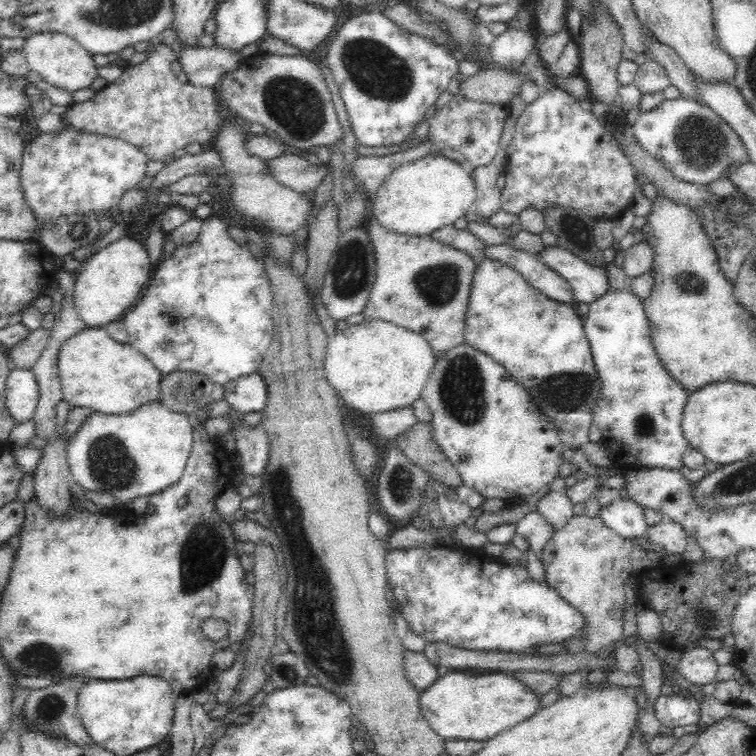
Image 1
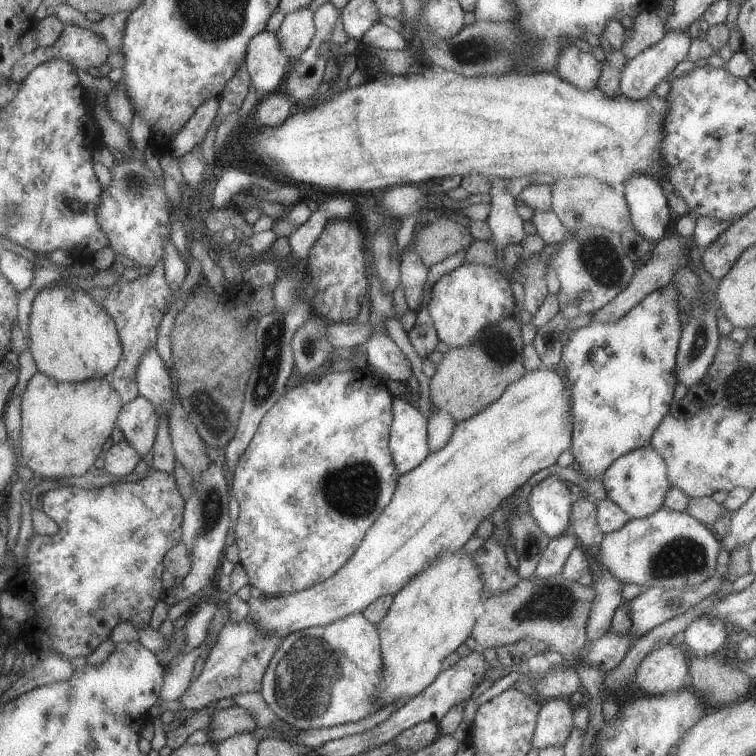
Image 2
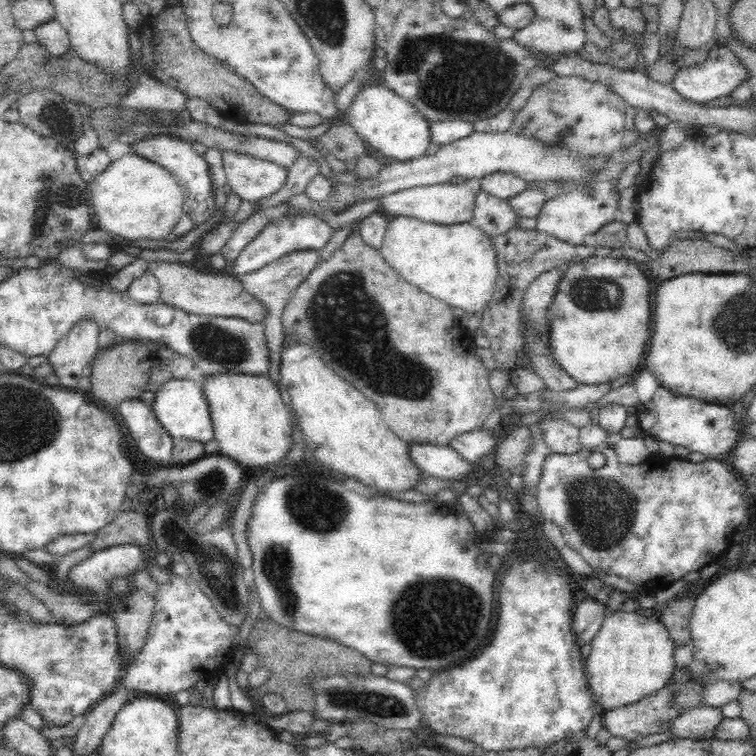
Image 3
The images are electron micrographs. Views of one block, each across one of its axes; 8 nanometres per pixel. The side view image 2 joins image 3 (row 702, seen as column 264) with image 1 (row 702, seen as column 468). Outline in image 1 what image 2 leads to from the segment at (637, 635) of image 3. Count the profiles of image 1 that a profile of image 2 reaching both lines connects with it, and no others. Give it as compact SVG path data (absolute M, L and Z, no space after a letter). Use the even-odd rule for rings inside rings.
M502 671L494 674L448 672L419 694L422 716L436 735L444 740L484 742L531 718L539 711L540 700L541 696L529 692L524 684Z

